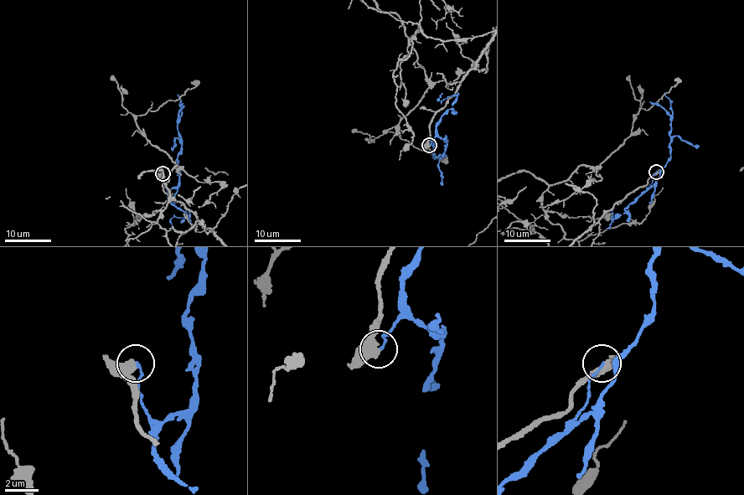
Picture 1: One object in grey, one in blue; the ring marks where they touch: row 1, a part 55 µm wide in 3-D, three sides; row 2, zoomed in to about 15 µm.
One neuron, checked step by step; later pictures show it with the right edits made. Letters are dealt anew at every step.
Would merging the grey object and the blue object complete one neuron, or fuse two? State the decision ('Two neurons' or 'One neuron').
Two neurons

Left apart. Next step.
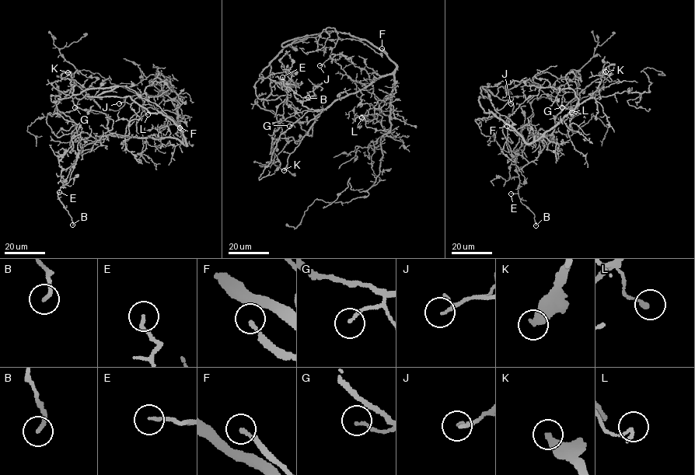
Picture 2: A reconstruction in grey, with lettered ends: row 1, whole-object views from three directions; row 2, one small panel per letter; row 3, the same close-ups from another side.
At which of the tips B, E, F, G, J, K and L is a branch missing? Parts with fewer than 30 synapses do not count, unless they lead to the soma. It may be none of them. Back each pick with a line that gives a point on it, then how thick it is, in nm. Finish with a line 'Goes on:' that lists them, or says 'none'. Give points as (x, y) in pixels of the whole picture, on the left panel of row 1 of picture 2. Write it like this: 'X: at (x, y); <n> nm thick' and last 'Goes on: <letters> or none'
F: at (179, 127); 140 nm thick
K: at (68, 72); 420 nm thick
Goes on: F, K

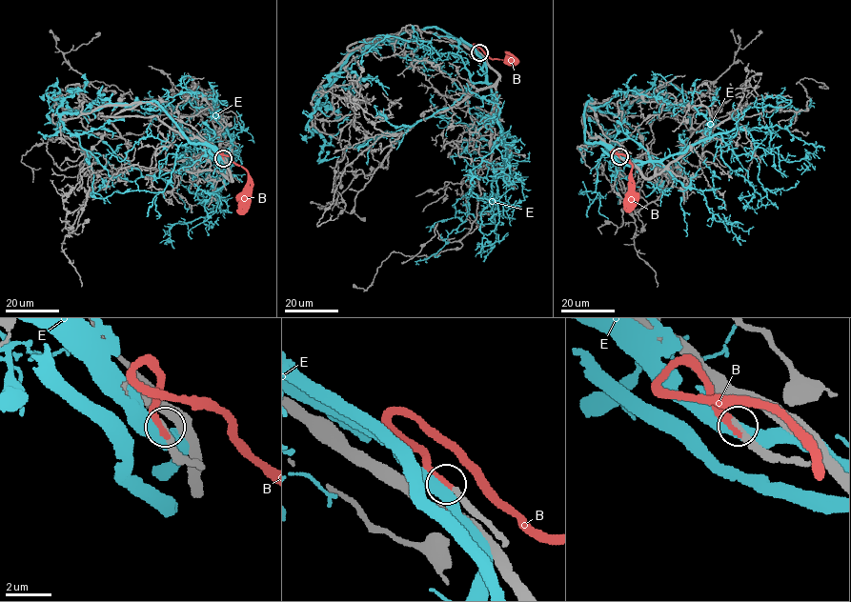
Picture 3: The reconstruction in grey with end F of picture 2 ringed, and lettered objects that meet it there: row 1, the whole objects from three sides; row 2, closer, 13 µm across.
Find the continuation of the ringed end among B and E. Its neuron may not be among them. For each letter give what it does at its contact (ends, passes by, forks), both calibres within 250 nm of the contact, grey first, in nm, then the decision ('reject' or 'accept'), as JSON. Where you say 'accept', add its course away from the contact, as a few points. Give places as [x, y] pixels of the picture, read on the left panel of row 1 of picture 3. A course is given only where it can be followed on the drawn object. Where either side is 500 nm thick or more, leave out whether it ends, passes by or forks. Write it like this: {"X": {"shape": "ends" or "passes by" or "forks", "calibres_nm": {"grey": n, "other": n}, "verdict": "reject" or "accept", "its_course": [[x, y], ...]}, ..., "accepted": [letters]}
{"B": {"shape": "ends", "calibres_nm": {"grey": 300, "other": 280}, "verdict": "accept", "its_course": [[223, 159], [221, 151], [247, 171], [244, 199]]}, "E": {"calibres_nm": {"grey": 360, "other": 500}, "verdict": "reject"}, "accepted": ["B"]}

